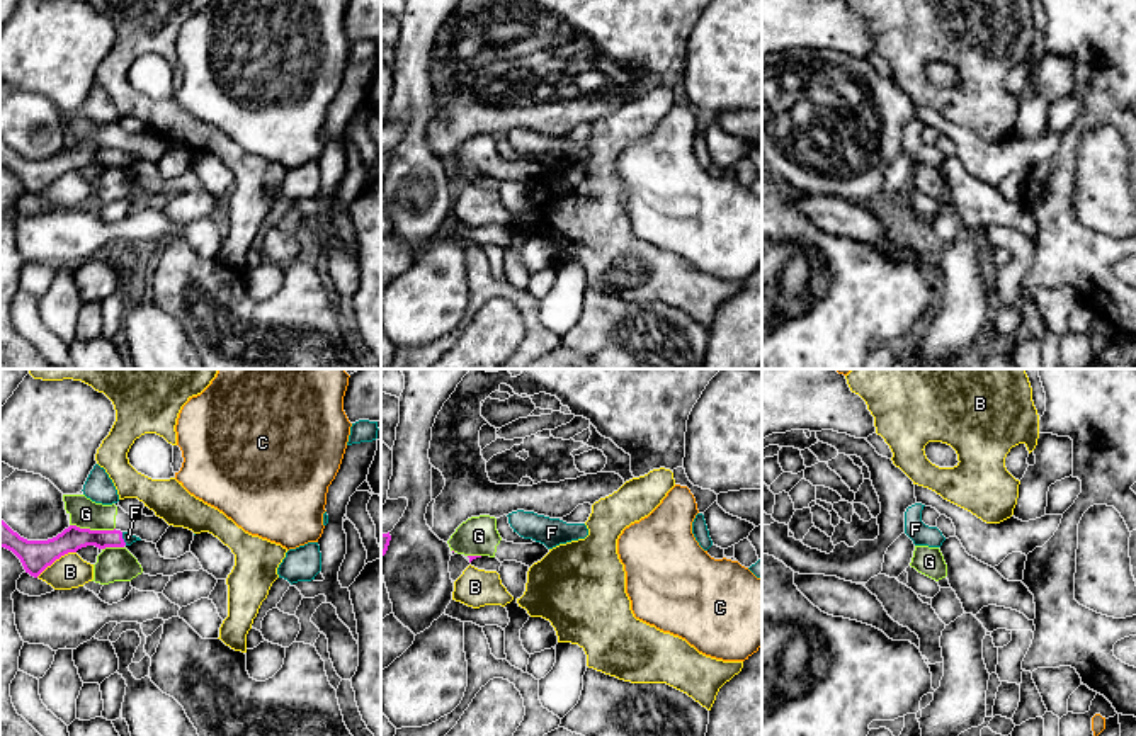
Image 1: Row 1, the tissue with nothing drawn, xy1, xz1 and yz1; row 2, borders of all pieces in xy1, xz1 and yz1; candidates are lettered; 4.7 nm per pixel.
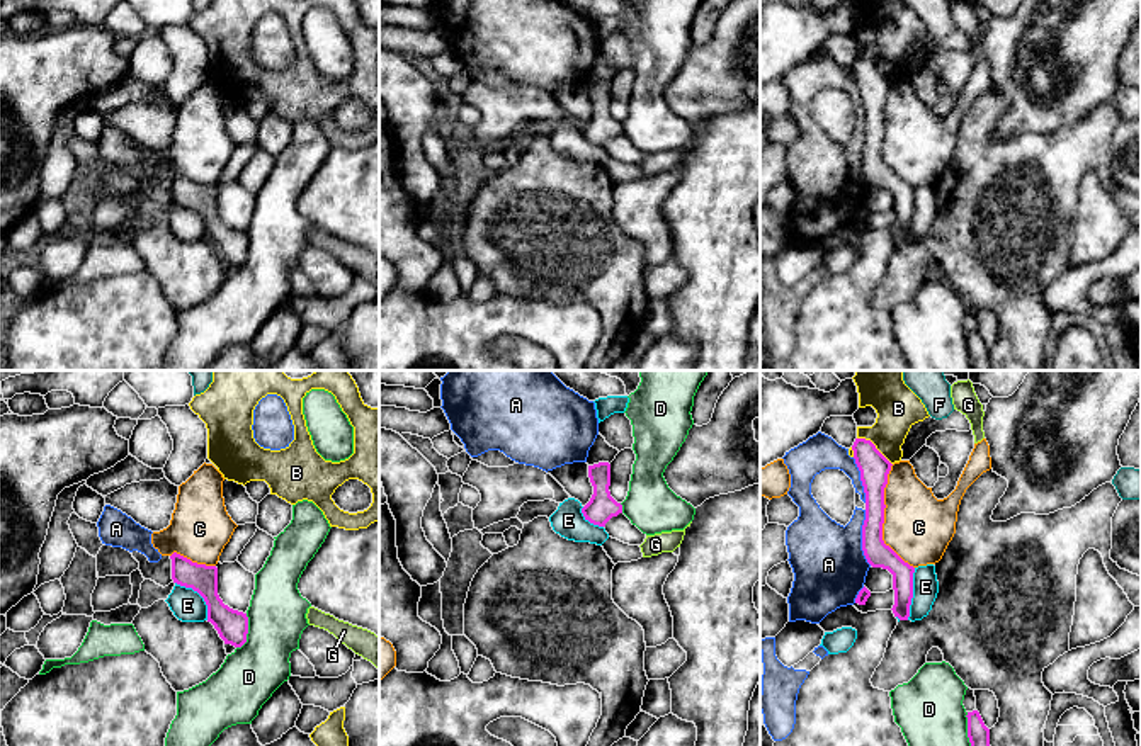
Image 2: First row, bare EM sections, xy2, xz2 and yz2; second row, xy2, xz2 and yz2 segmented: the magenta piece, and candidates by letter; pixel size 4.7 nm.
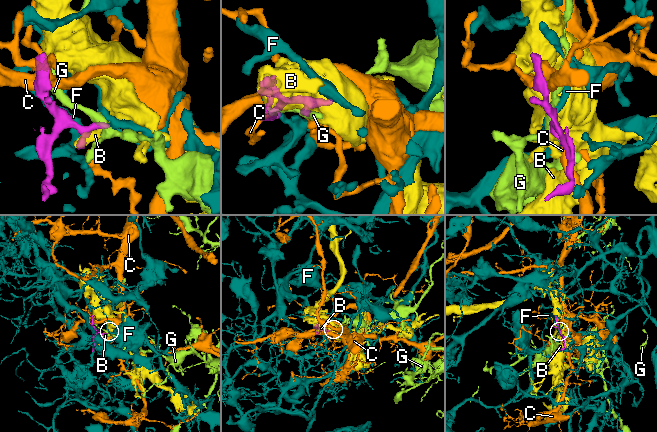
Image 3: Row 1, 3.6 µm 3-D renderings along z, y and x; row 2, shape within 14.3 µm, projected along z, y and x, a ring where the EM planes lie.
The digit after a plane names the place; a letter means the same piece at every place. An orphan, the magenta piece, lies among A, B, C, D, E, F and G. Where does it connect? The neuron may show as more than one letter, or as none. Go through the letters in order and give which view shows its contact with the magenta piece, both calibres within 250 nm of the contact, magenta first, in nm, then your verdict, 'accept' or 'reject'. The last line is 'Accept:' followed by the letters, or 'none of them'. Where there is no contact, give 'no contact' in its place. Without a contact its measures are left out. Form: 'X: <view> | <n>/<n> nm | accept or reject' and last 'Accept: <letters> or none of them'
A: yz2 | 120/340 nm | reject
B: xy1 | 150/160 nm | reject
C: yz2 | 140/320 nm | reject
D: xy2 | 150/280 nm | reject
E: yz2 | 120/130 nm | reject
F: xy1 | 120/50 nm | accept
G: xy1 | 120/140 nm | reject
Accept: F

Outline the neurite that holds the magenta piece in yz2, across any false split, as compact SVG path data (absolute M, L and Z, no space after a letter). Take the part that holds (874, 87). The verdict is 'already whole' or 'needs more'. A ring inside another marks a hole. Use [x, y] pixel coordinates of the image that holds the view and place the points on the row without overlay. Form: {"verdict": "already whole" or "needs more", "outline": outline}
{"verdict": "already whole", "outline": "M855 58L852 70L866 112L862 170L872 187L883 187L893 194L894 224L891 229L900 240L908 240L913 218L915 187L905 182L883 160L886 127L884 107L888 104L888 93L893 83L876 68L871 59Z"}

